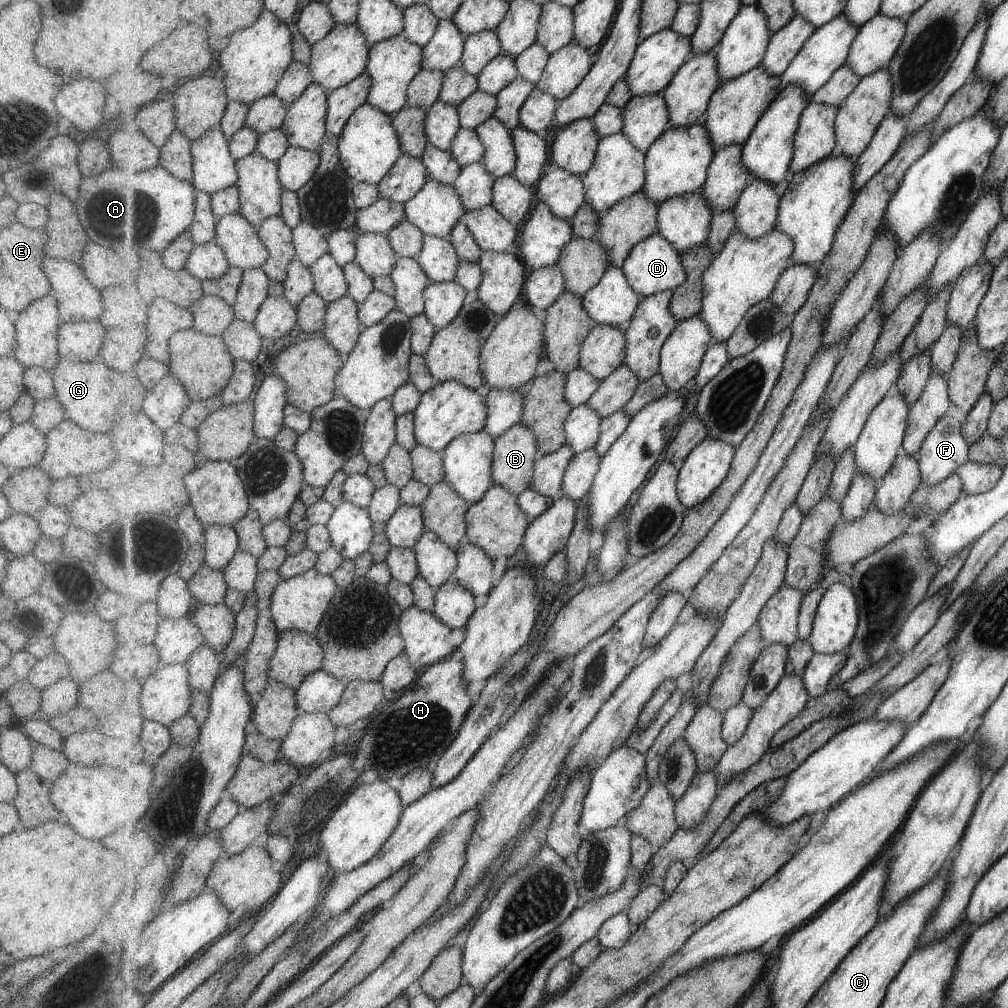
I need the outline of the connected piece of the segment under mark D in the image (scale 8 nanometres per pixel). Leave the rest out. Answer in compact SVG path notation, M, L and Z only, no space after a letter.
M657 233L635 245L624 262L624 271L634 289L637 289L642 298L666 291L674 291L688 280L688 272L682 263L681 254L673 243L665 238L664 234Z

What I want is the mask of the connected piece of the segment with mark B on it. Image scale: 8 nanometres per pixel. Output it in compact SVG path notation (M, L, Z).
M521 422L496 437L494 452L494 484L506 486L519 496L532 486L536 460L543 454L536 432Z

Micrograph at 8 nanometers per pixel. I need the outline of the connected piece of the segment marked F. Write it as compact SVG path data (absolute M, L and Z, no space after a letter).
M943 417L925 439L917 454L922 480L928 485L941 484L970 460L970 444L962 431L963 422Z

